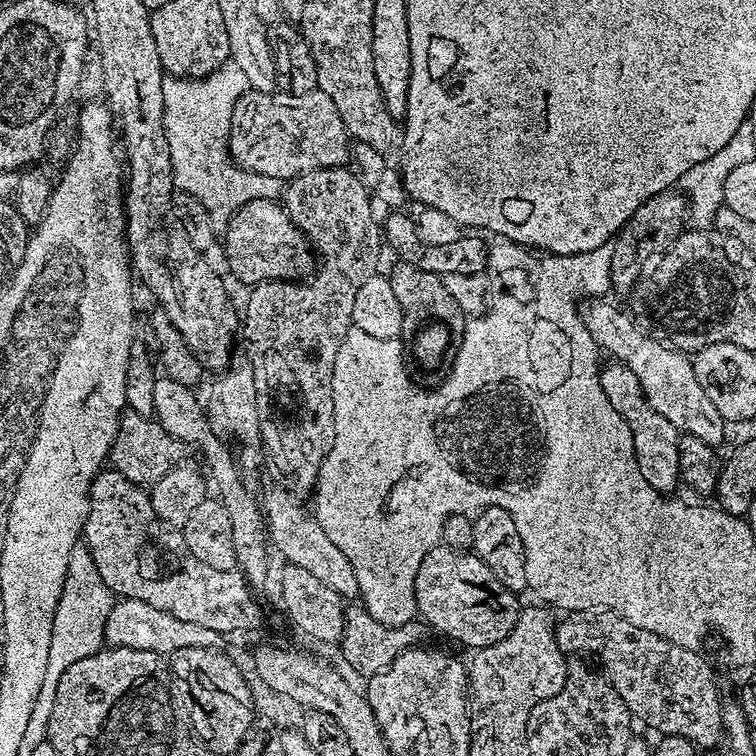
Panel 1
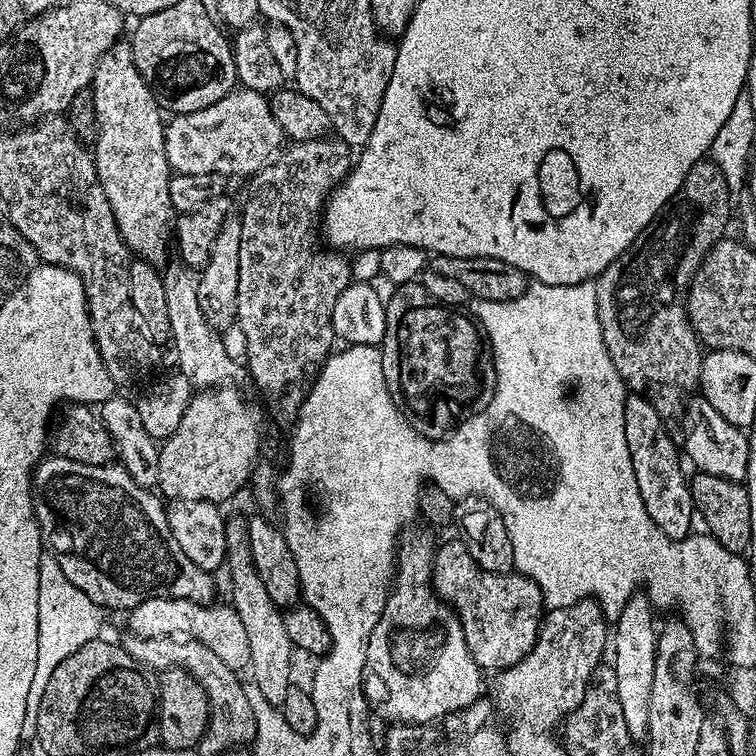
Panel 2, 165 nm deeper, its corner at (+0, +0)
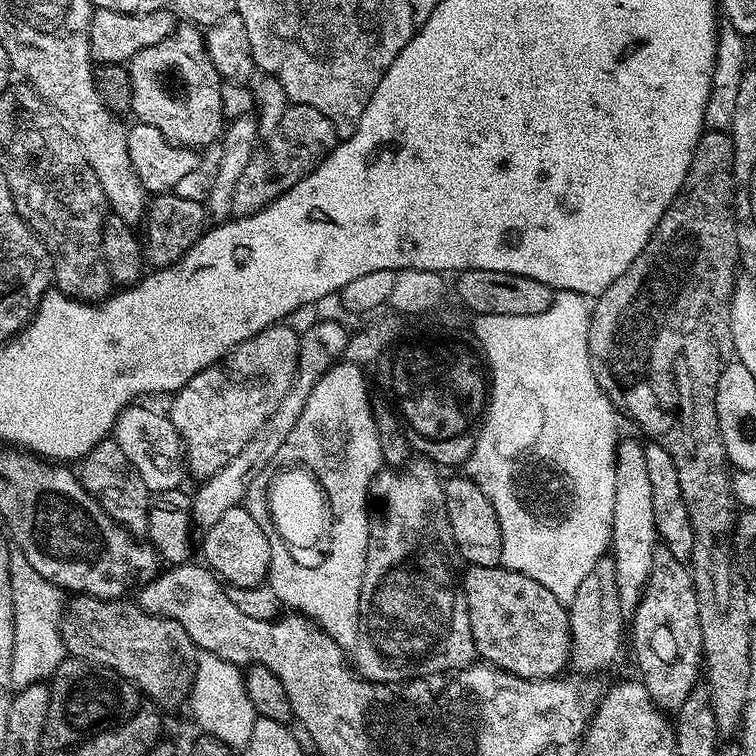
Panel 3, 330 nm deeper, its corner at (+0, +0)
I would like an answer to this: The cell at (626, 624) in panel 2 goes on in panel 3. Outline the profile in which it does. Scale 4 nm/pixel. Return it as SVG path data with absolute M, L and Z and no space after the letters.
M621 439L616 446L616 489L614 490L614 522L610 558L616 566L618 602L625 614L635 612L650 578L654 550L658 546L654 526L654 498L650 477L646 474L644 444L636 440Z

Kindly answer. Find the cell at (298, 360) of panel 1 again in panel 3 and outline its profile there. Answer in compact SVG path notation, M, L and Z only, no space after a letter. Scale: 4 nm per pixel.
M305 104L289 106L286 114L282 114L282 122L278 122L278 126L274 126L266 138L269 157L264 156L261 160L253 158L243 171L234 190L233 213L236 216L249 216L262 210L271 200L278 199L302 178L309 176L332 153L337 143L336 128L326 114L315 112Z

